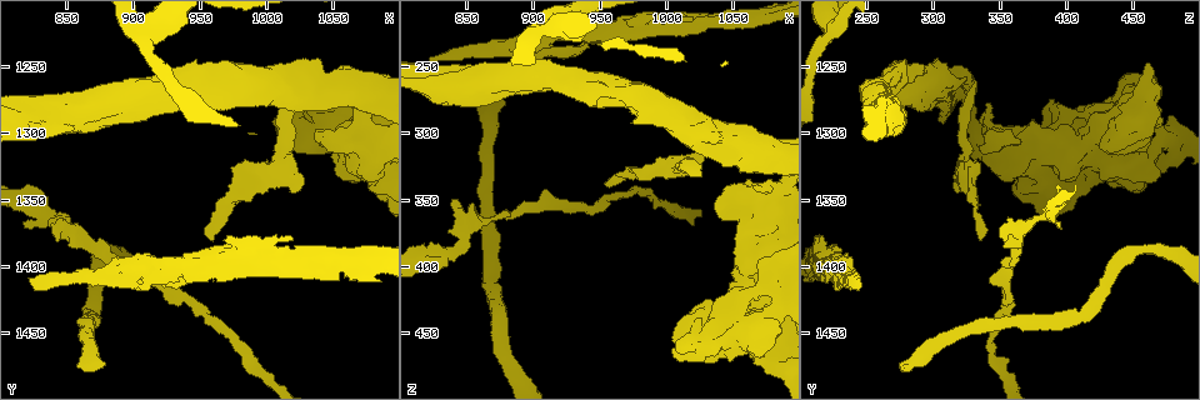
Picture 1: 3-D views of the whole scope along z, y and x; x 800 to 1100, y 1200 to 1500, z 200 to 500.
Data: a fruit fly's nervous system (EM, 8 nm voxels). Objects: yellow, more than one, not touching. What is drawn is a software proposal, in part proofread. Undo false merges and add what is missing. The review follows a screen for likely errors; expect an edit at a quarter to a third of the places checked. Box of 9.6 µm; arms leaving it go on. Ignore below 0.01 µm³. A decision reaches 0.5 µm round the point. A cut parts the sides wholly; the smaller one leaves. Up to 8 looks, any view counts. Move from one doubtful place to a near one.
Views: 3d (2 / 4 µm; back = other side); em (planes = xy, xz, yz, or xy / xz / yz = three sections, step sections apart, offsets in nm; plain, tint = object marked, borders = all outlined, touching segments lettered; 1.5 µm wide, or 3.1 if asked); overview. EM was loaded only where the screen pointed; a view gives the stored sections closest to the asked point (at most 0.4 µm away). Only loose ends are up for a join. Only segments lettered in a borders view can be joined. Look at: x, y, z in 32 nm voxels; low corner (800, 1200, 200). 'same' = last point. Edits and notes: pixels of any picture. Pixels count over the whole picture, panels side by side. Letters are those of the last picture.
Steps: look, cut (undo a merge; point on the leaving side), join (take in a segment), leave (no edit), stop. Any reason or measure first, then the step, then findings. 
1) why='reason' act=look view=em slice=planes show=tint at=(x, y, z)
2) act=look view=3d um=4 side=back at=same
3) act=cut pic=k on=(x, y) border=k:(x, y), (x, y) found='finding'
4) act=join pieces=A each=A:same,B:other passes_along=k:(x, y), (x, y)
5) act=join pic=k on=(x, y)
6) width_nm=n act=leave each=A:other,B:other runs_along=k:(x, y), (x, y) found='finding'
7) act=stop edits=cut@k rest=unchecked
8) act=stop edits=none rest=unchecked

why='an open end' act=look view=3d um=2 at=(824, 1374, 396)

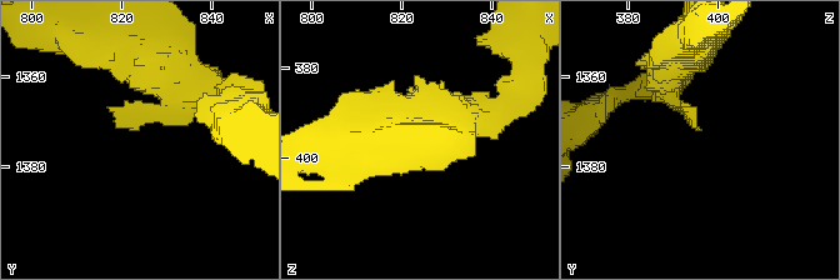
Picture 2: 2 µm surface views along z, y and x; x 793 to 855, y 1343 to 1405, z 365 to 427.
why='now the EM' act=look view=em slice=planes show=borders at=(822, 1372, 396)

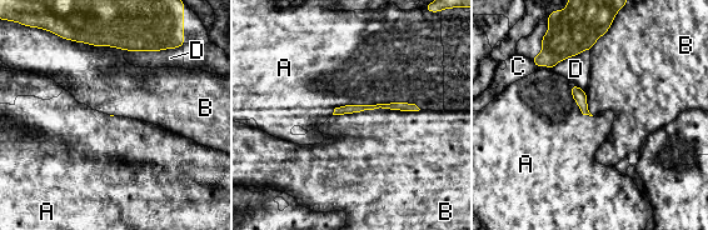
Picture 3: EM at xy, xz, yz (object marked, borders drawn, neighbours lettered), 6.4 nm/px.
longest_contact=B:550nm act=leave each=A:other,B:other,C:other,D:other found='no lettered segment goes on from it'

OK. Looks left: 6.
why='thin end' act=look view=3d um=4 at=(960, 1380, 334)

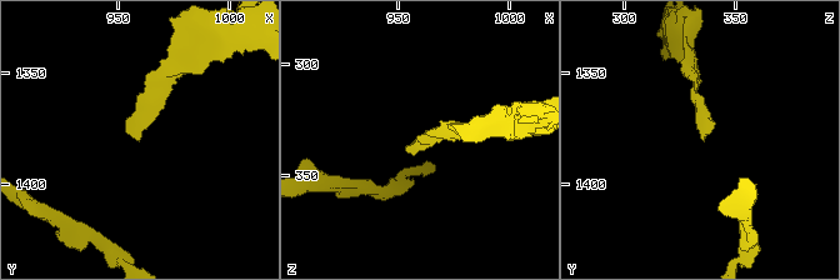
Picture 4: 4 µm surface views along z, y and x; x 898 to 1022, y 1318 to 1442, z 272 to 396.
act=look view=em slice=planes show=tint at=(958, 1379, 333)

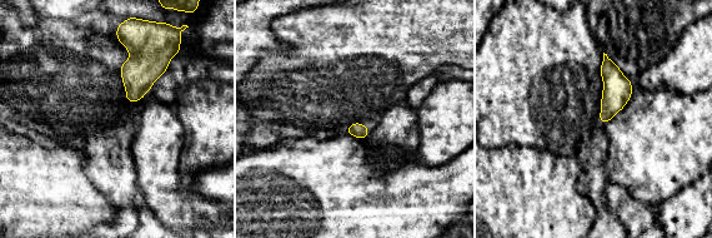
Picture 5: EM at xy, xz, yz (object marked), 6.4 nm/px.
act=look view=em slice=planes show=borders at=same

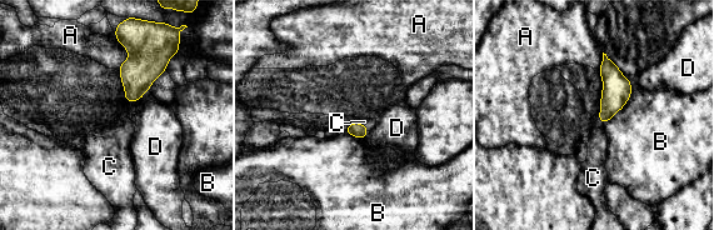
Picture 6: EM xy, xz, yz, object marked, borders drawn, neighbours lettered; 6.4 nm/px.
act=join pic=6 on=(598, 143) each=A:other,B:other,C:same,D:other found='the cell continues'

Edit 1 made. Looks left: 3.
act=look view=overview

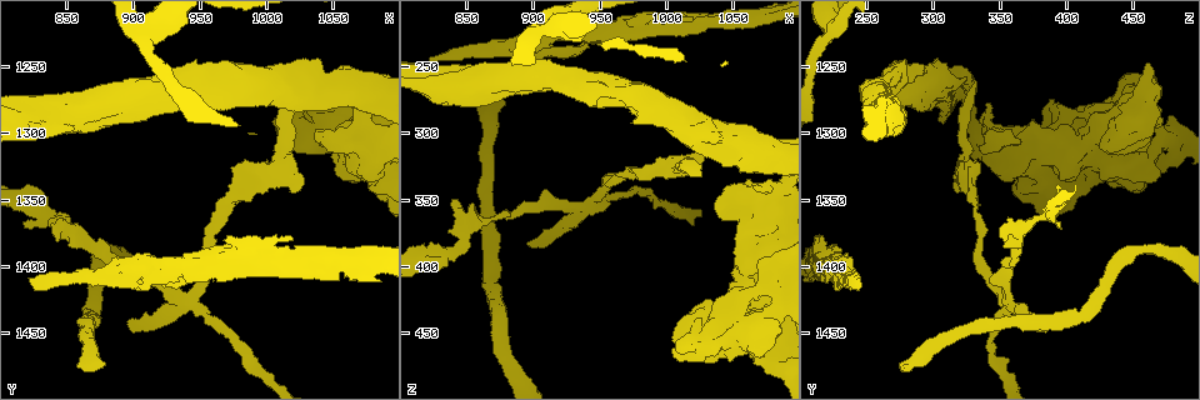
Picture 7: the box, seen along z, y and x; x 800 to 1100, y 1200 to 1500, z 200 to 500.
why='a fork' act=look view=em um=3.1 slice=yz step=8 show=tint at=(982, 1390, 220)

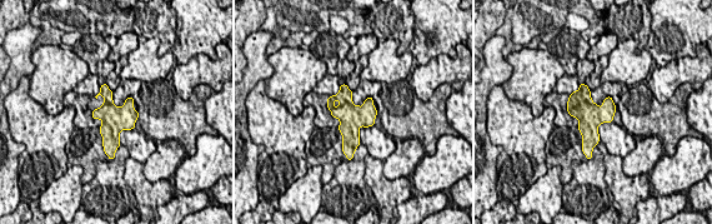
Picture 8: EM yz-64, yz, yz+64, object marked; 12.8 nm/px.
act=look view=em um=3.1 slice=yz step=8 show=borders at=same

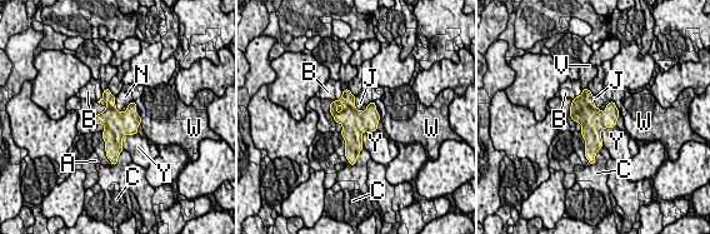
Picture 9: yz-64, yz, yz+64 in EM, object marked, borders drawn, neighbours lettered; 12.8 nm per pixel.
act=leave each=A:other,B:other,C:other,J:other,N:other,V:other,W:other,Y:other border=9:(114, 96), (114, 104), (120, 111) found='continuous, no second cell'

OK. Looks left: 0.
act=stop edits=join@6 rest=unchecked

